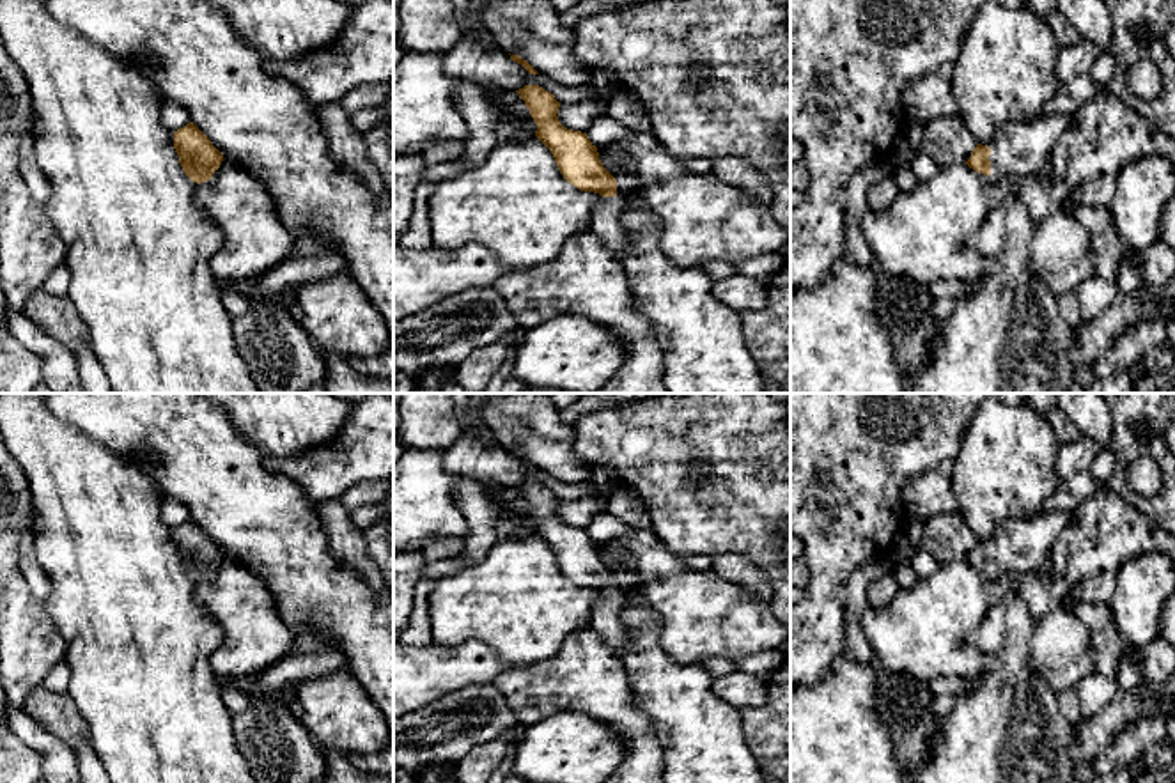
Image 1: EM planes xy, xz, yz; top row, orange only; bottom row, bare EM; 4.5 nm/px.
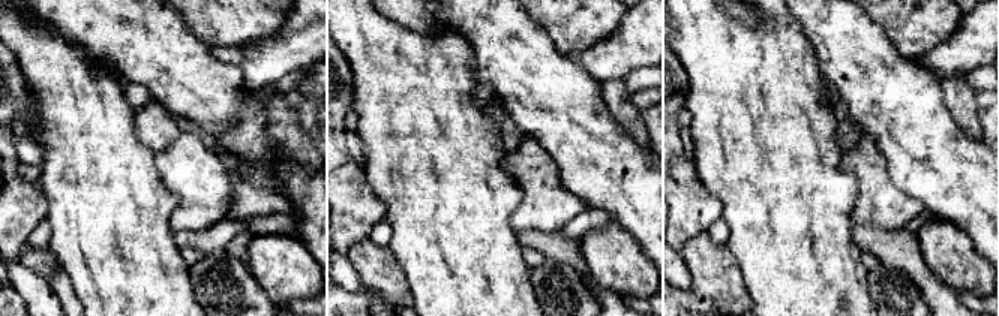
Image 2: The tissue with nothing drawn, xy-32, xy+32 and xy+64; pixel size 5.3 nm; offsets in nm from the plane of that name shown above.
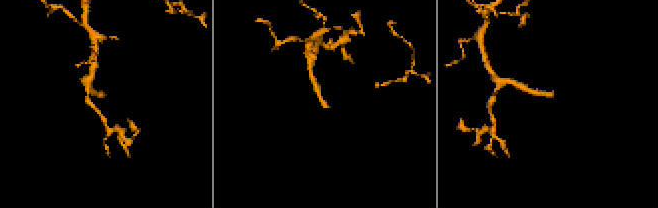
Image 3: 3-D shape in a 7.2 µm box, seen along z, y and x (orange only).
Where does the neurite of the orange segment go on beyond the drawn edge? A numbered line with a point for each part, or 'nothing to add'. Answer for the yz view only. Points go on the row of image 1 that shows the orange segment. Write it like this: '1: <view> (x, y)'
1: yz (1019, 147)

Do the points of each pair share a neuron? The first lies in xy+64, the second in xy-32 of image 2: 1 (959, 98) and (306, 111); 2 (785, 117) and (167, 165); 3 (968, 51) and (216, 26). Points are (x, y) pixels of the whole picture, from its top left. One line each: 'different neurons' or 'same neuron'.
1: different neurons
2: different neurons
3: different neurons

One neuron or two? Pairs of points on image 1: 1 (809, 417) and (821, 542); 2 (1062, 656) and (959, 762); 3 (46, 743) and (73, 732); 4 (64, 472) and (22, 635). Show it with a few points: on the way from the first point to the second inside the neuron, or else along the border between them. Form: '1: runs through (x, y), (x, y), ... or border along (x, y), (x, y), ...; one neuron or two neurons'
1: runs through (810, 449), (812, 502), (816, 511); one neuron
2: border along (1028, 636), (1028, 666), (1057, 693); two neurons
3: border along (27, 711), (75, 751); two neurons
4: border along (43, 606), (66, 642); two neurons

